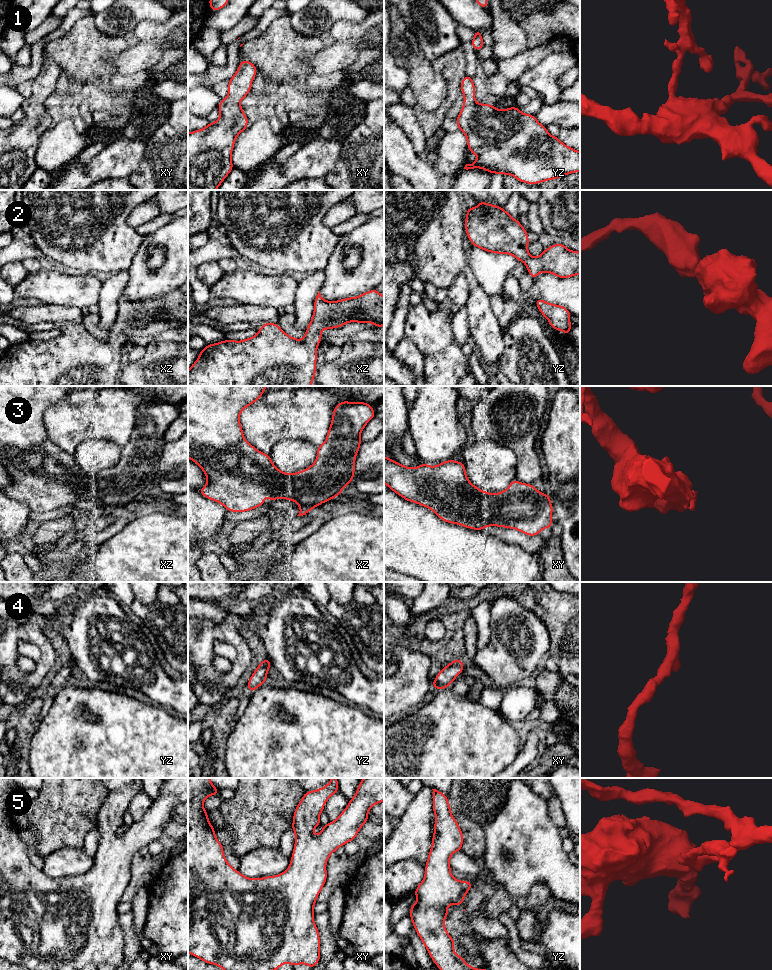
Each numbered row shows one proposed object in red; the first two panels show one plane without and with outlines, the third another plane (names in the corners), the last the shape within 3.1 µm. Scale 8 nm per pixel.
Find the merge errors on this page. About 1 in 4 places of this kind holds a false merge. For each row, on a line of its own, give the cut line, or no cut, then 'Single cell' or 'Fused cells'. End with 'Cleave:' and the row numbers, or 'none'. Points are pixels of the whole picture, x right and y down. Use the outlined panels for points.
1: No split. Single cell
2: No split. Single cell
3: No split. Single cell
4: No split. Single cell
5: No split. Single cell
Cleave: none

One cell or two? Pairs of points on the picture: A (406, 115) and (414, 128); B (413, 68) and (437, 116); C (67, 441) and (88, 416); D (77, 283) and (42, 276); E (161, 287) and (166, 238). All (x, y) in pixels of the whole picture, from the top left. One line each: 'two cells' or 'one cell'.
A: one cell
B: two cells
C: one cell
D: one cell
E: one cell

